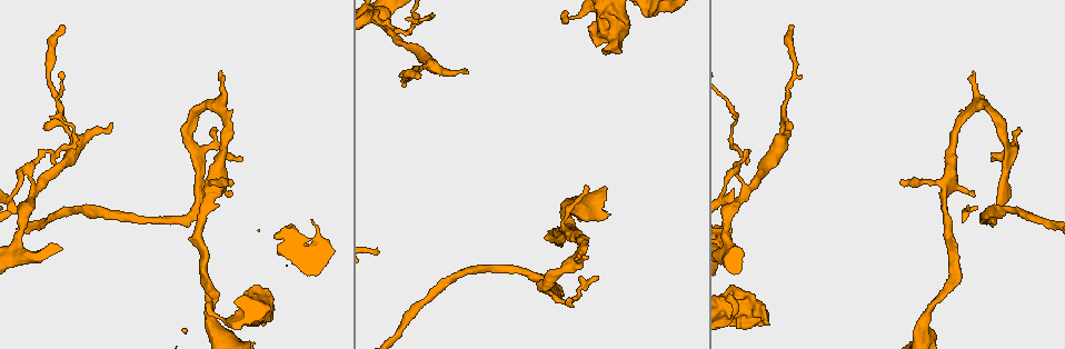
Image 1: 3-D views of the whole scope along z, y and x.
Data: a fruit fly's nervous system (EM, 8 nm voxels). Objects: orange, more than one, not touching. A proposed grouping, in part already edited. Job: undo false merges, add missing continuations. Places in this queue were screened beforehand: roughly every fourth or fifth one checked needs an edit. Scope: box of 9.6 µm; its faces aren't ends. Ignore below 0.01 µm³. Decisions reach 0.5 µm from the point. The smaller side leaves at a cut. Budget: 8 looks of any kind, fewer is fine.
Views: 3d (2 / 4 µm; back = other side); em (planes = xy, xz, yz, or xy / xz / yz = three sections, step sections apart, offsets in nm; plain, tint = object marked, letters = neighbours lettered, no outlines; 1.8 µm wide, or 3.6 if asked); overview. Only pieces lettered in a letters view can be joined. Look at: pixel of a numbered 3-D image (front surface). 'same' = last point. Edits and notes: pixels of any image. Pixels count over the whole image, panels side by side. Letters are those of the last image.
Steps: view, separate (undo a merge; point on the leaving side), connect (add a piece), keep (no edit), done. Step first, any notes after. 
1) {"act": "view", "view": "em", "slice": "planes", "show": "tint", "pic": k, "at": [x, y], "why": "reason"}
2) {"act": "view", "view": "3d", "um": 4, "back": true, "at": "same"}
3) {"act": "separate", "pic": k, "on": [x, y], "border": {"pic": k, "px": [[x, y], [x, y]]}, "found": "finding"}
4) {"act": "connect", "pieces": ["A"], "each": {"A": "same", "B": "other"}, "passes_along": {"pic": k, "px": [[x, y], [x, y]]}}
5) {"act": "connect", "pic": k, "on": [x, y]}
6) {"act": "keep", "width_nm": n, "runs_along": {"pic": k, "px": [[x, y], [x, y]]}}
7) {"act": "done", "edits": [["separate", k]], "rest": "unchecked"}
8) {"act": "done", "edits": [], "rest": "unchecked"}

{"act": "view", "view": "3d", "um": 4, "pic": 1, "at": [761, 317], "why": "thick end"}

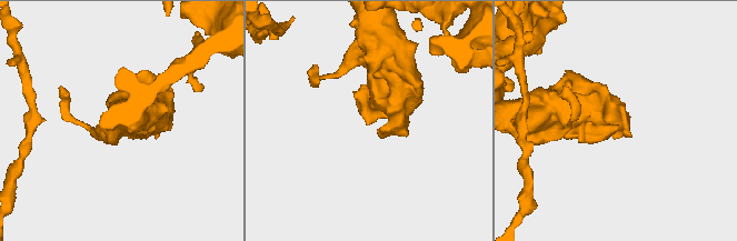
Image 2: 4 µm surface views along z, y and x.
{"act": "view", "view": "em", "slice": "yz", "step": 16, "show": "letters", "pic": 2, "at": [367, 124], "why": "now the EM"}

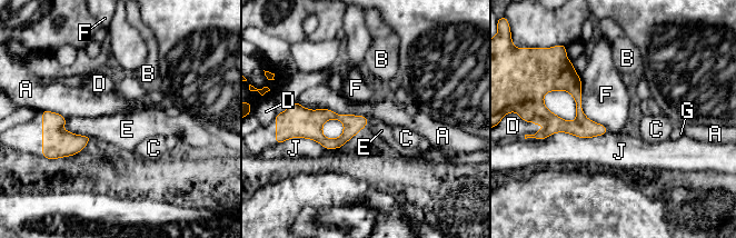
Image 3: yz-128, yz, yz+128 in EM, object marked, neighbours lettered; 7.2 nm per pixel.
{"act": "view", "view": "em", "slice": "planes", "show": "letters", "at": "same"}

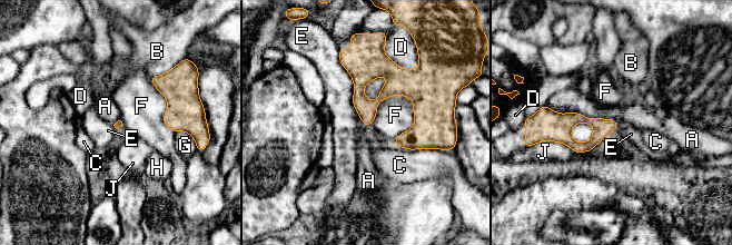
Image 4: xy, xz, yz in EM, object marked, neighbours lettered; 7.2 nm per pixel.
{"act": "keep", "each": {"A": "other", "B": "other", "C": "other", "D": "other", "E": "other", "F": "other", "G": "other", "H": "other", "J": "other"}, "found": "no lettered piece goes on from it"}

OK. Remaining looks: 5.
{"act": "view", "view": "em", "slice": "xy", "step": 8, "show": "letters", "pic": 1, "at": [792, 127], "why": "an open end"}

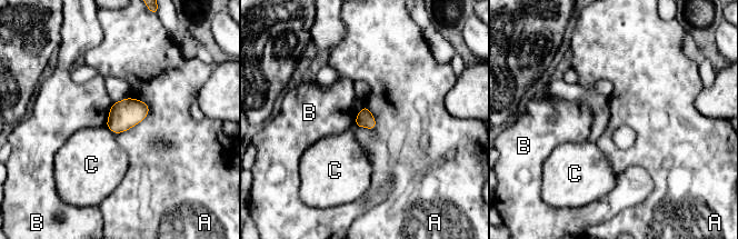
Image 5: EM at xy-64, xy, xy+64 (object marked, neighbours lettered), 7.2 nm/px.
{"act": "view", "view": "em", "slice": "planes", "show": "letters", "at": "same"}

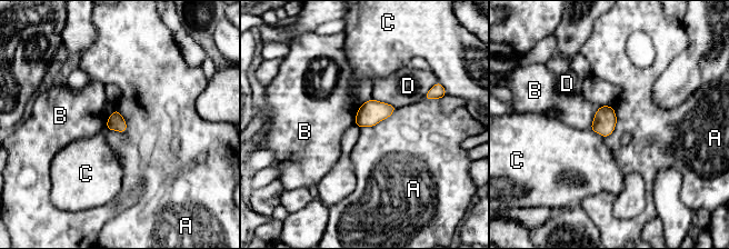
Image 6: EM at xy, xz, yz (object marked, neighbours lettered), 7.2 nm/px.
{"act": "keep", "width_nm": 120, "each": {"A": "other", "B": "other", "C": "other", "D": "other"}, "border": {"pic": 6, "px": [[115, 108], [126, 122], [123, 133]]}, "found": "none of them fits"}

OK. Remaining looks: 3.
{"act": "view", "view": "em", "slice": "xz", "step": 8, "show": "tint", "pic": 1, "at": [791, 25], "why": "tapers out"}

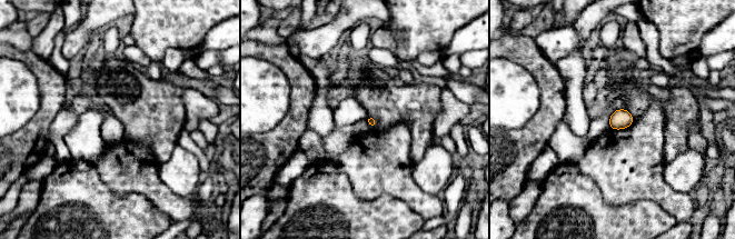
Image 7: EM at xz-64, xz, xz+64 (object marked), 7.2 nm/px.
{"act": "view", "view": "em", "slice": "planes", "show": "letters", "at": "same", "why": "another direction"}

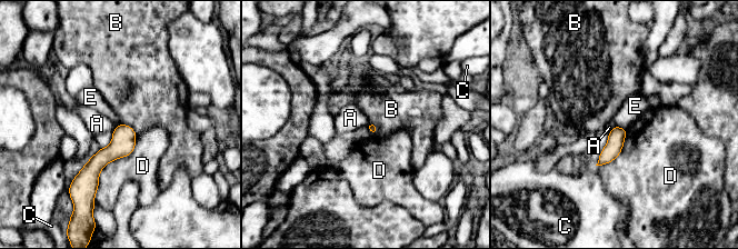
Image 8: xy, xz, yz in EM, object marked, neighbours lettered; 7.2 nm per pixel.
{"act": "keep", "each": {"A": "other", "B": "other", "C": "other", "D": "other", "E": "other"}, "runs_along": {"pic": 8, "px": [[131, 132], [79, 179]]}, "found": "none of them fits"}

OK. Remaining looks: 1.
{"act": "done", "edits": [], "rest": "unchecked"}

